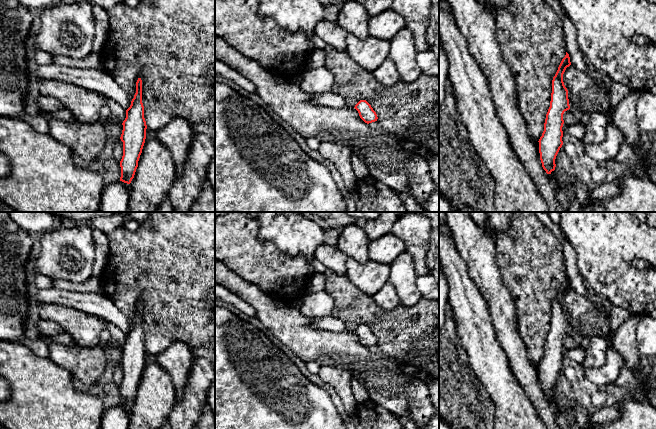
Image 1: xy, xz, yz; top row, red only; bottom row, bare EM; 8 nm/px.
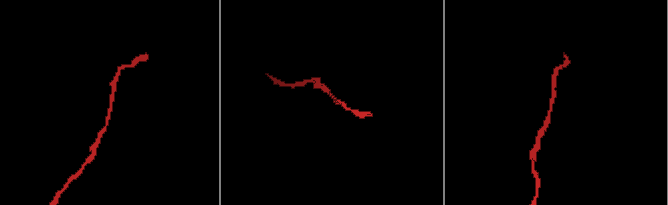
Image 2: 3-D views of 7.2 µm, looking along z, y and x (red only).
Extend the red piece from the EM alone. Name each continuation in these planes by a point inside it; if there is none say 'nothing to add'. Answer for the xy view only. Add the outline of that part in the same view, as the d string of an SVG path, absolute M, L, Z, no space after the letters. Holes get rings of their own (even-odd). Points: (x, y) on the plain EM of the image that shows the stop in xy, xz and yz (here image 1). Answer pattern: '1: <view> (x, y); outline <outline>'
nothing to add

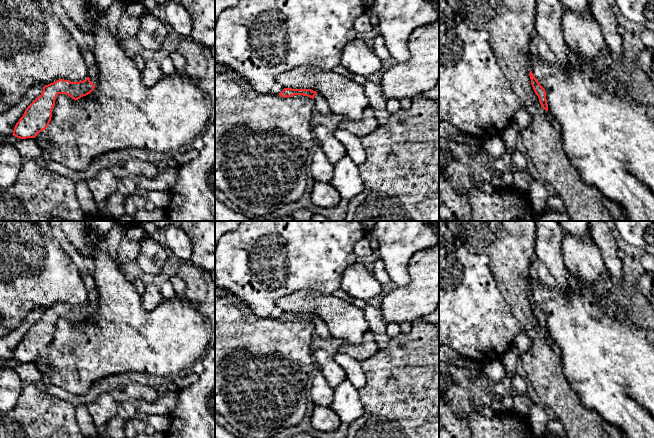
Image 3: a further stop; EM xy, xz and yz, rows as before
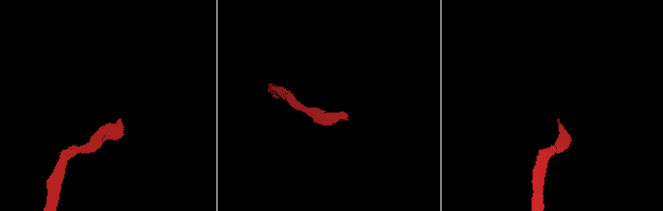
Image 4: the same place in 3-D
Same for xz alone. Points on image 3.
1: xz (321, 329); outline M317 317L314 320L314 326L315 326L315 336L318 336L325 340L329 340L332 338L327 324L319 317Z

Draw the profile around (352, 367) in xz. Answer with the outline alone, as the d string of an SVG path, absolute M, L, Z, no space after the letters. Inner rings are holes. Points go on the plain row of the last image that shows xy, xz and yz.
M337 353L333 358L344 369L347 379L356 389L360 390L365 386L366 376L361 368L360 361L344 353Z

